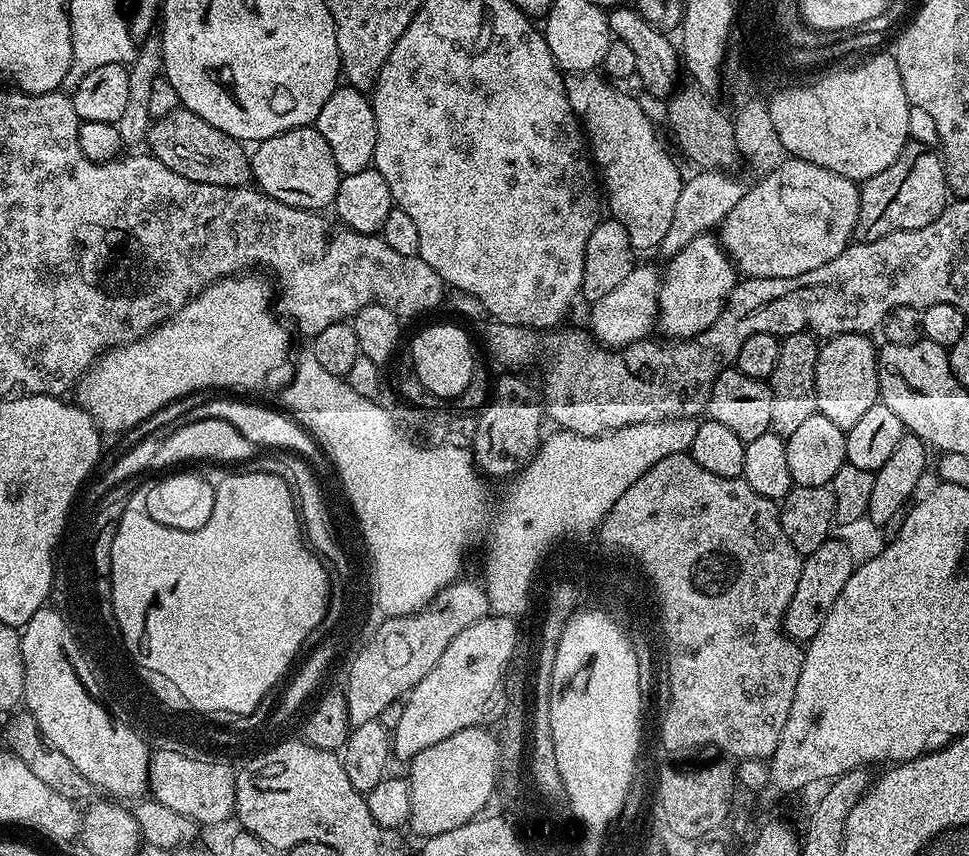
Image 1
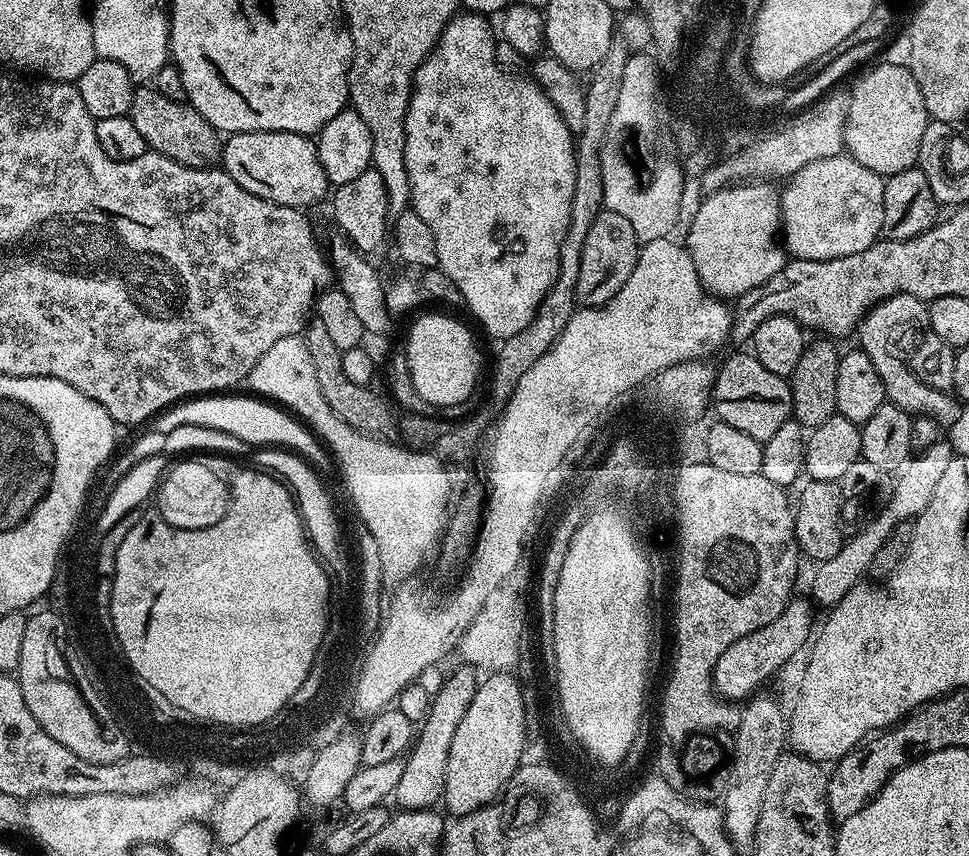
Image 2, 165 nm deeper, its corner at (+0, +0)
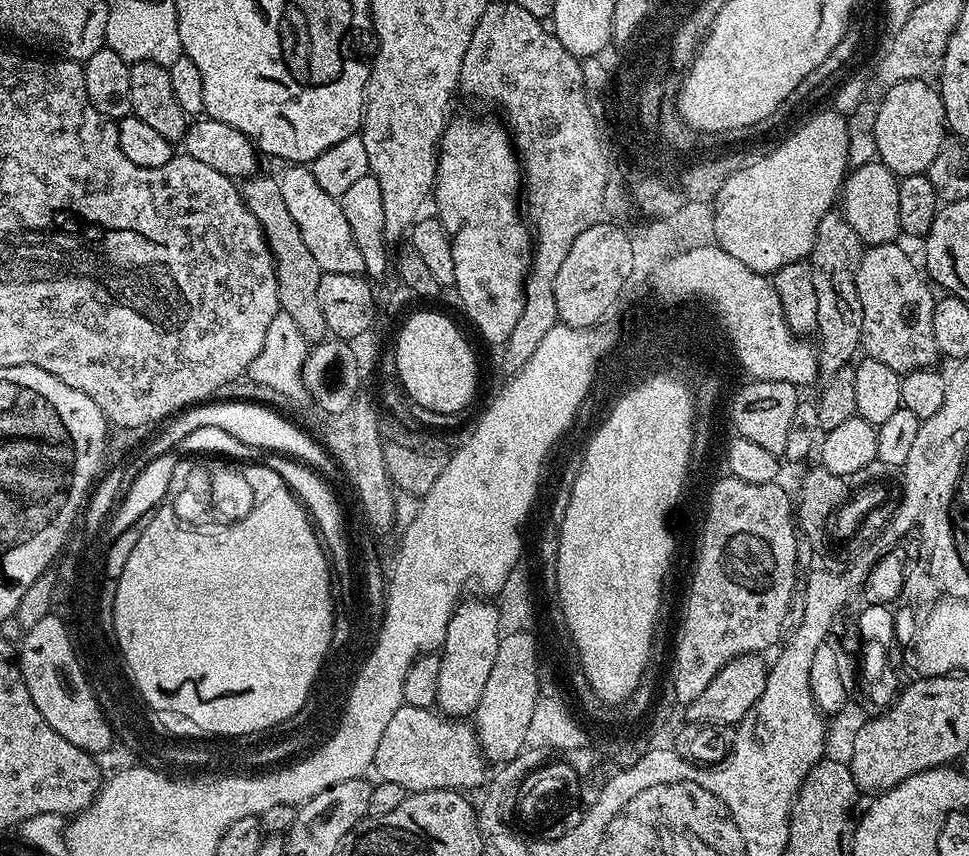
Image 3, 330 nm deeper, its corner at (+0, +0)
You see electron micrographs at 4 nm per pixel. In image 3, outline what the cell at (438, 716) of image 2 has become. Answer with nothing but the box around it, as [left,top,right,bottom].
[435,598,502,718]

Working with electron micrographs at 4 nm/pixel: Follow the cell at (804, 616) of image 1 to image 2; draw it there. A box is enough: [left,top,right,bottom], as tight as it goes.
[712,598,814,702]

